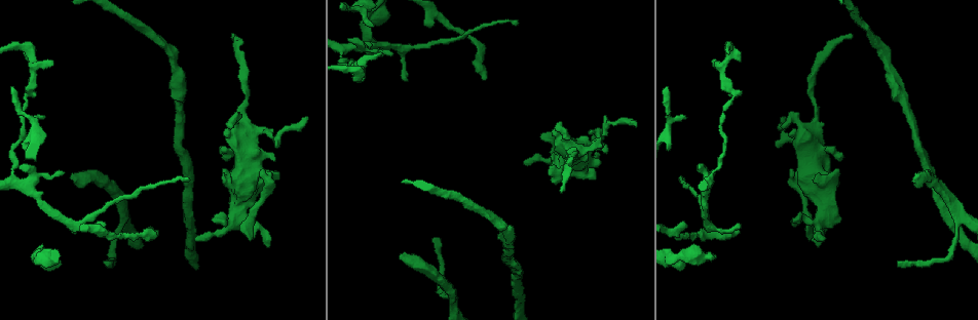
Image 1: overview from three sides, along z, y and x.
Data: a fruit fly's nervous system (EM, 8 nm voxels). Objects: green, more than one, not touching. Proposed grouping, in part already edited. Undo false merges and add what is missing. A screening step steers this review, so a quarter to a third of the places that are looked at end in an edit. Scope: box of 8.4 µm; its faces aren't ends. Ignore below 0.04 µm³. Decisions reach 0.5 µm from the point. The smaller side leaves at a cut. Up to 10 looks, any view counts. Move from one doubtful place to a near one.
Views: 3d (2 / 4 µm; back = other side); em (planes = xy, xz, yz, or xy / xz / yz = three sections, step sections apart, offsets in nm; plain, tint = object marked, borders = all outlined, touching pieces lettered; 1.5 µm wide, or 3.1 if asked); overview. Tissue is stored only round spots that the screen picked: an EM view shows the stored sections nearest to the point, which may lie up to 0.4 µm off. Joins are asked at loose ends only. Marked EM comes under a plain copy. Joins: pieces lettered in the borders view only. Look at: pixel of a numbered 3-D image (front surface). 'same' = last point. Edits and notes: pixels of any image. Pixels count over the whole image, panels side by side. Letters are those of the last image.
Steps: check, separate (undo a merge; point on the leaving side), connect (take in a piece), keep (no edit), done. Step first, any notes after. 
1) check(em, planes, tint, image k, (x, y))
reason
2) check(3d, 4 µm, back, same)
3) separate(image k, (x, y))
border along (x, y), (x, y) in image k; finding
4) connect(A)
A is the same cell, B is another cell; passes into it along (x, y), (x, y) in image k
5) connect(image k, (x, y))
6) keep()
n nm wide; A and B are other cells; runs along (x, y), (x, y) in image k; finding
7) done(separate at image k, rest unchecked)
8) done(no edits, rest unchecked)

check(em, planes, borders, image 1, (792, 130))
an open end

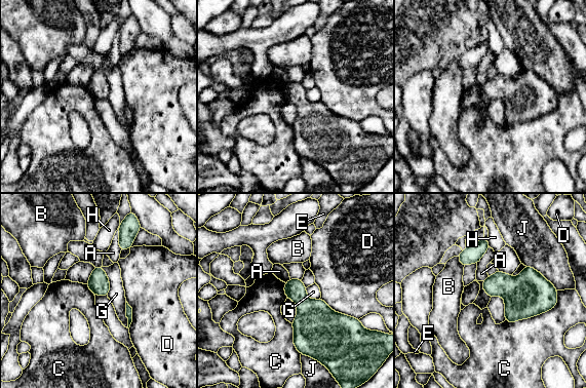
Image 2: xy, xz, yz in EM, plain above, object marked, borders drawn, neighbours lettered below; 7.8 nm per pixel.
keep()
A, B, C, D, E, G, H and J are other cells; border along (130, 210), (119, 227), (120, 249) in image 2; no lettered piece goes on from it

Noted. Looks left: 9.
check(3d, 2 µm, image 1, (597, 157))
branch stops here

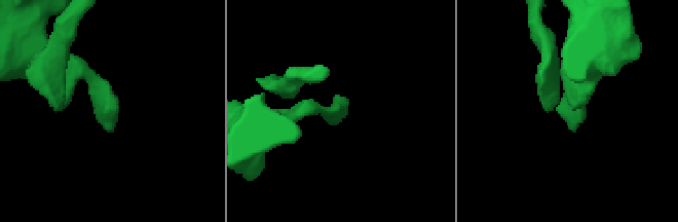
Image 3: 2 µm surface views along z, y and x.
check(em, yz, step 4, tint, image 3, (113, 128))
shape alone is not enough

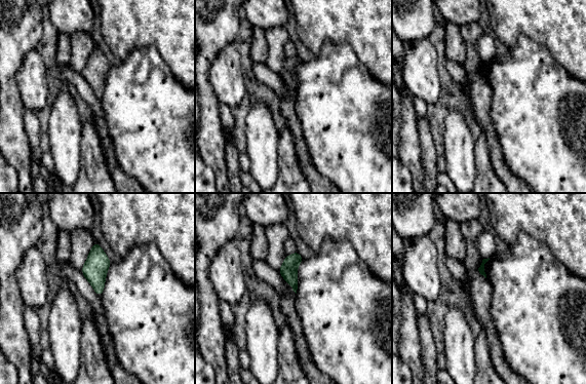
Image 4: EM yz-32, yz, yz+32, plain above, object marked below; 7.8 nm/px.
check(em, planes, borders, same)
another direction

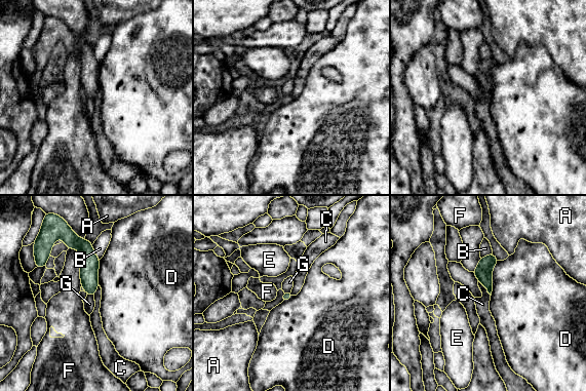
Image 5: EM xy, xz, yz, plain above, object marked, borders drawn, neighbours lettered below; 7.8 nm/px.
keep()
A, B, C, D, E, F and G are other cells; border along (478, 280), (491, 295) in image 5; no lettered piece goes on from it

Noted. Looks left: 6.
check(3d, 2 µm, image 1, (435, 239))
an open end

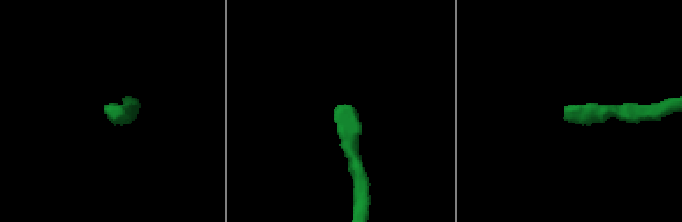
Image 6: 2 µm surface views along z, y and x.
check(em, planes, borders, image 6, (110, 110))
now the EM

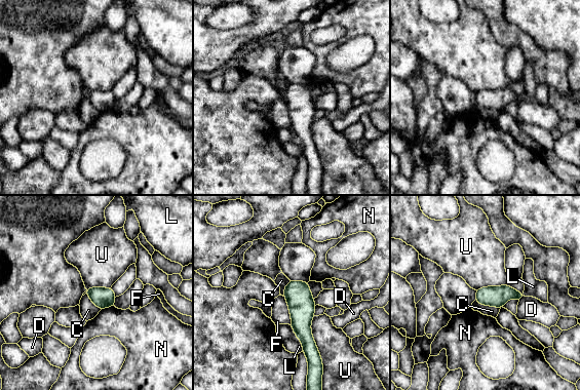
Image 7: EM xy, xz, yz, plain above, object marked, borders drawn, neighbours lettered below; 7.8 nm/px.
keep()
U touches over 380 nm; C, D, F, L, N and U are other cells; none of them fits

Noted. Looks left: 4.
check(3d, 2 µm, image 1, (190, 180))
free end

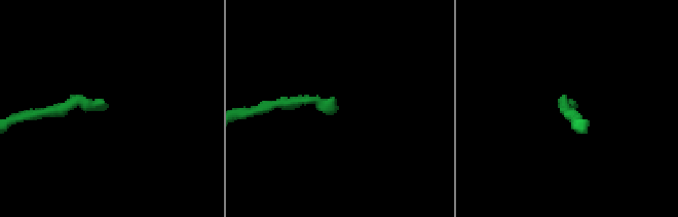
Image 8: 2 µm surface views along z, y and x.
check(em, xy, step 4, borders, image 8, (335, 111))

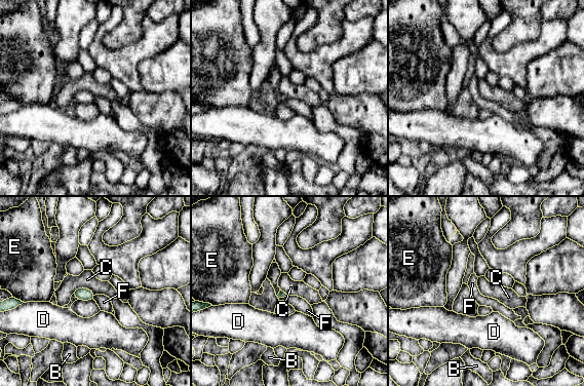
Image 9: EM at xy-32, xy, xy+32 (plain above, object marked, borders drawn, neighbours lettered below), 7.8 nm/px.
keep()
B, C, D, E and F are other cells; none of them fits

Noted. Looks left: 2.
done(no edits, rest unchecked)

